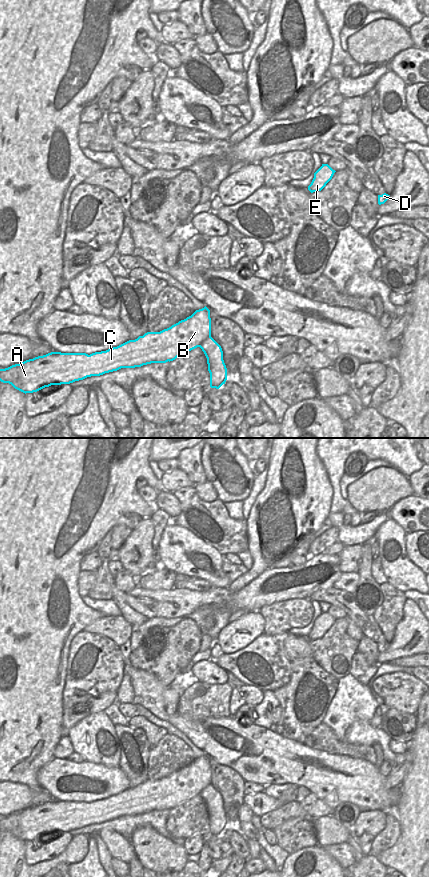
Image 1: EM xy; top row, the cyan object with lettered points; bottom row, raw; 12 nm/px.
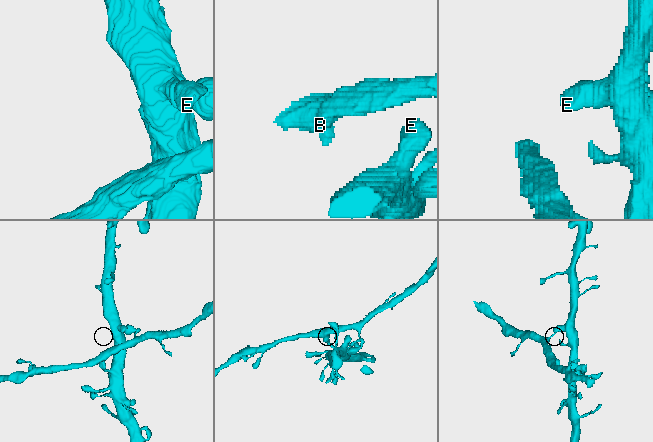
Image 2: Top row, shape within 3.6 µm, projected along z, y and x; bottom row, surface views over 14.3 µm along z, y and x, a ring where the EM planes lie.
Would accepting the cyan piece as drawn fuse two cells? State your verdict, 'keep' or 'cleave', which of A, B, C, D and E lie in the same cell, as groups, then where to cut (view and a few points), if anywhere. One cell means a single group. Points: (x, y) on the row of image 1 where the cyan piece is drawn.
cleave | A B C D / E | xy (210, 335), (199, 346)

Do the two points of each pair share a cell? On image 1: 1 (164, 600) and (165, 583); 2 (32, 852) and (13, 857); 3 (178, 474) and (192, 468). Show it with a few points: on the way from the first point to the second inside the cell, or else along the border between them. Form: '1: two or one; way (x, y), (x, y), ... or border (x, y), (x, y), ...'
1: two; border (142, 587), (151, 590), (170, 590), (173, 588)
2: two; border (25, 842), (24, 857), (28, 864), (46, 860)
3: two; border (178, 467), (195, 483)

